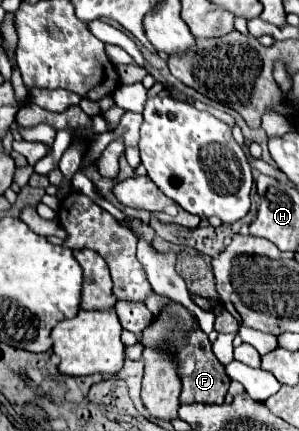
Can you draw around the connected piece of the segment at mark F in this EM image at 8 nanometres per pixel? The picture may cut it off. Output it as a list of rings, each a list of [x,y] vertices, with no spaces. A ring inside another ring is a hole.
[[[170,301],[158,317],[152,319],[152,323],[144,329],[142,335],[142,345],[144,347],[154,347],[154,349],[166,349],[170,355],[174,355],[178,377],[182,381],[182,393],[180,393],[180,403],[224,403],[224,397],[228,393],[230,377],[226,375],[224,367],[212,353],[212,343],[208,341],[208,335],[200,329],[198,319],[178,301]]]

